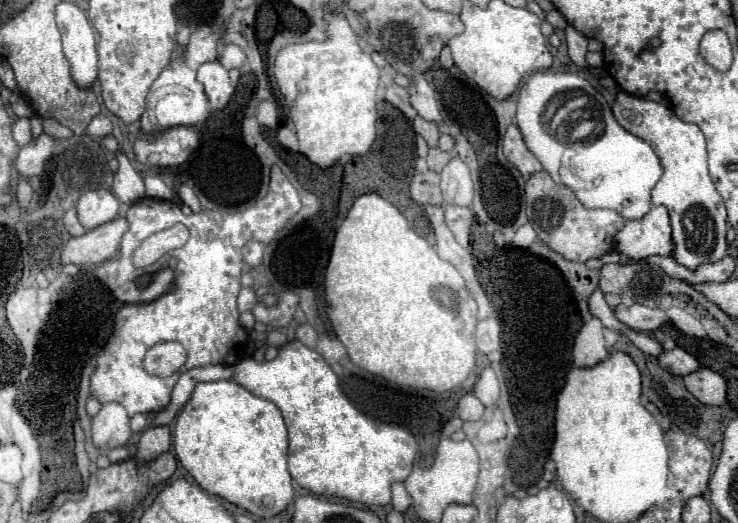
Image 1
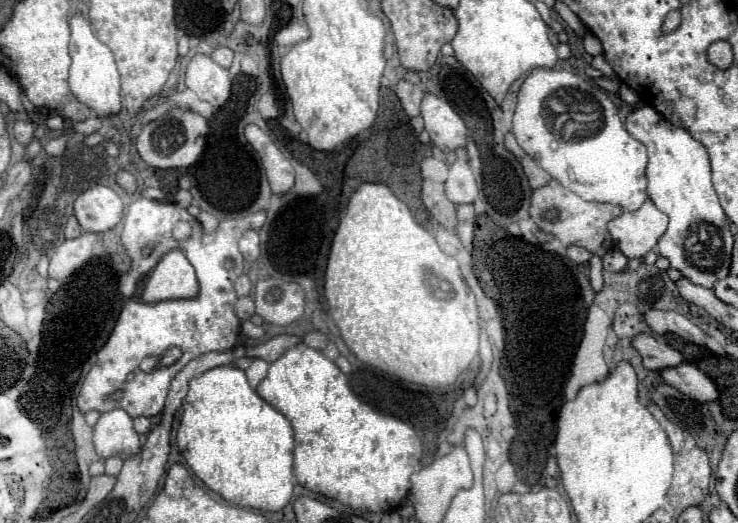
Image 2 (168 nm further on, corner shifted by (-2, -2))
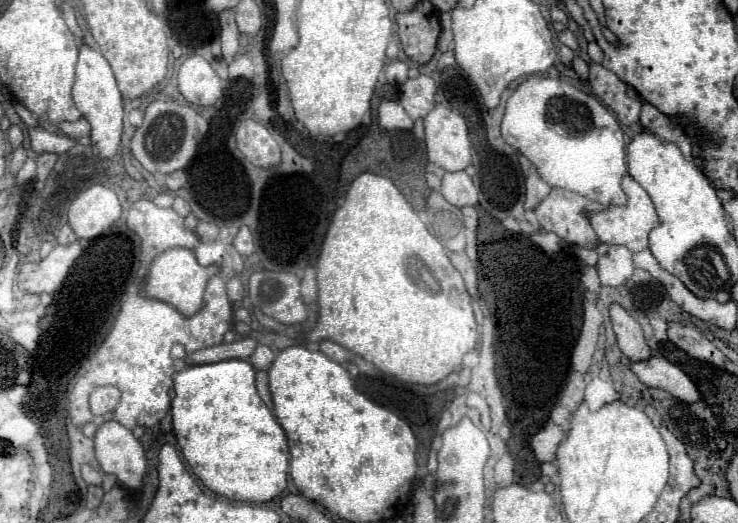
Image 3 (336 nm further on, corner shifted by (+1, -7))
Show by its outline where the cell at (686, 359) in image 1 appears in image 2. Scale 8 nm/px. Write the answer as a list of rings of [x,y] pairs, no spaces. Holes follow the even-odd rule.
[[[637,334],[631,340],[631,344],[641,354],[643,366],[649,370],[661,370],[661,368],[677,366],[683,362],[683,356],[677,350],[673,350],[665,342],[659,342],[651,334]]]

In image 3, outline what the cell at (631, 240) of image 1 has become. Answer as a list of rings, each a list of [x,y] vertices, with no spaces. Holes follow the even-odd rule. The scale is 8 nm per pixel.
[[[626,175],[624,181],[622,181],[622,187],[628,195],[628,203],[624,207],[608,207],[606,211],[602,213],[594,213],[590,215],[590,223],[592,223],[592,229],[596,231],[596,235],[600,237],[602,243],[608,243],[608,245],[622,245],[622,247],[628,247],[632,253],[638,253],[638,251],[644,251],[648,249],[648,235],[652,231],[652,227],[658,227],[660,219],[656,215],[656,209],[654,209],[654,203],[650,201],[648,193],[630,177]]]

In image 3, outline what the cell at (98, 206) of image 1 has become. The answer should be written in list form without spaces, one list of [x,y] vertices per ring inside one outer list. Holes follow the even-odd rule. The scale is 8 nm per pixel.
[[[92,185],[82,191],[68,209],[68,223],[78,239],[96,239],[108,231],[122,215],[118,195],[104,187]]]

